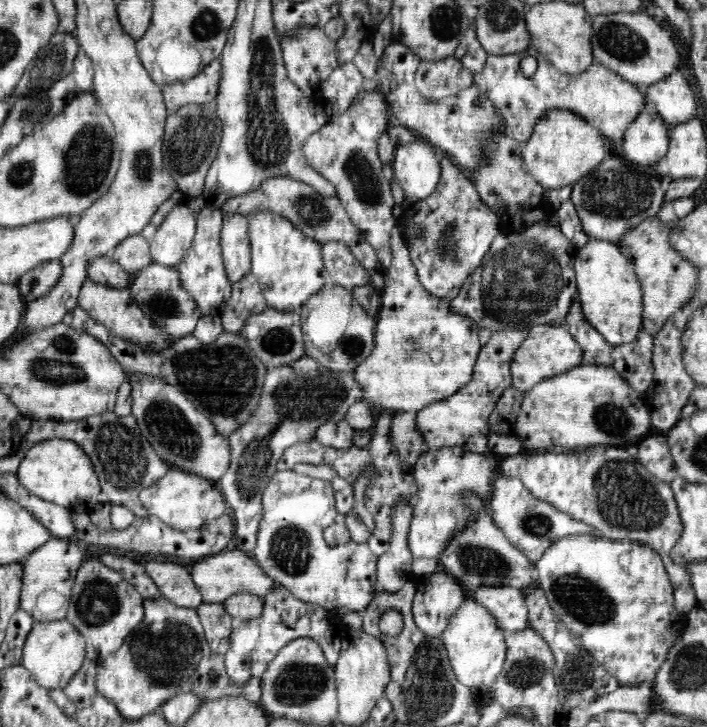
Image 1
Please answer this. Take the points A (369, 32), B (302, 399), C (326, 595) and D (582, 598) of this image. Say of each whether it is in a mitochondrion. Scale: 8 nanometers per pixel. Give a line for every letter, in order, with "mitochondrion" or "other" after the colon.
A: other
B: mitochondrion
C: other
D: mitochondrion

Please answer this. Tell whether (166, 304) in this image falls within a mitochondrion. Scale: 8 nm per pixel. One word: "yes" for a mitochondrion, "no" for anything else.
yes

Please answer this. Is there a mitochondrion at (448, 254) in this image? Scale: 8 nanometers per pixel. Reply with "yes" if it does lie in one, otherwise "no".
yes

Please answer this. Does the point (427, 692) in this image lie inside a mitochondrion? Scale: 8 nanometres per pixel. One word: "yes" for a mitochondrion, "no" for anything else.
yes

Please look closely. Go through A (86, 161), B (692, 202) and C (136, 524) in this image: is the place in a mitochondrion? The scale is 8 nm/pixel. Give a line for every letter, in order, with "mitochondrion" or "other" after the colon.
A: mitochondrion
B: other
C: other

